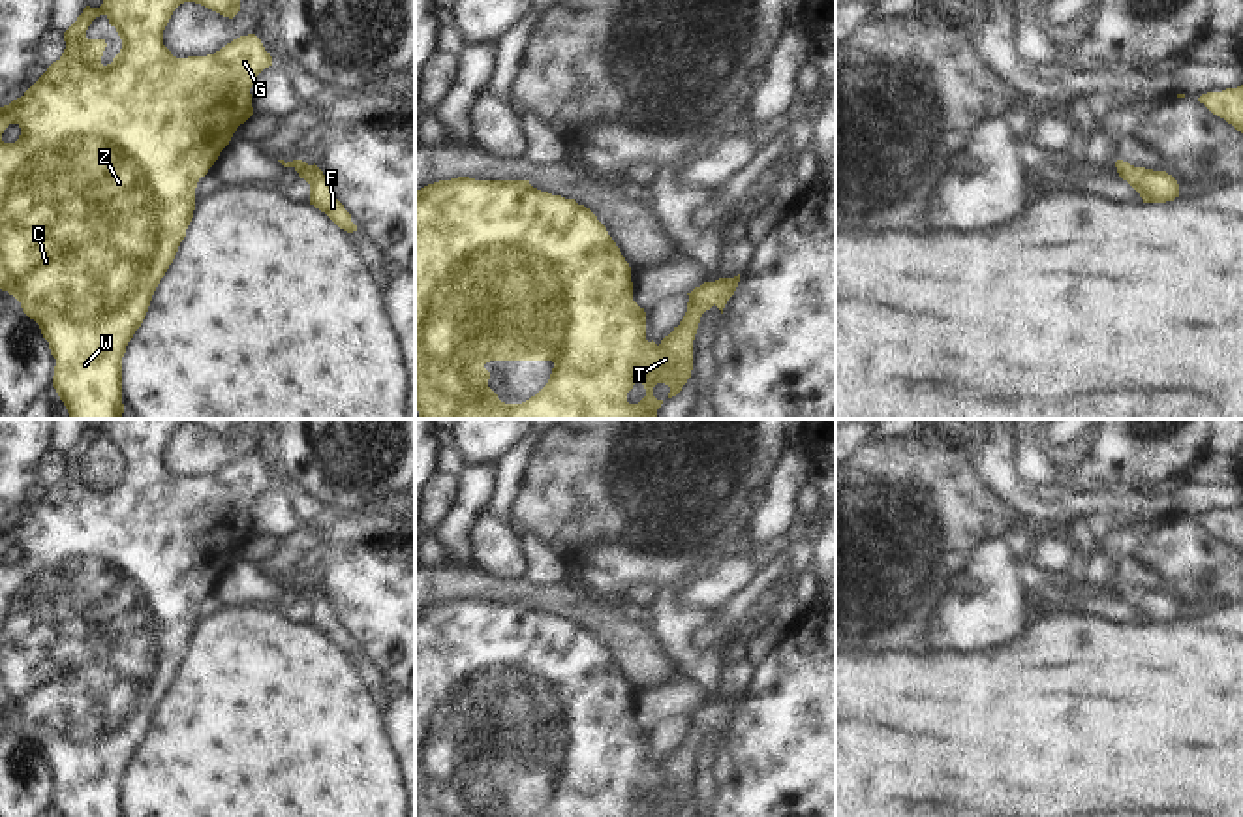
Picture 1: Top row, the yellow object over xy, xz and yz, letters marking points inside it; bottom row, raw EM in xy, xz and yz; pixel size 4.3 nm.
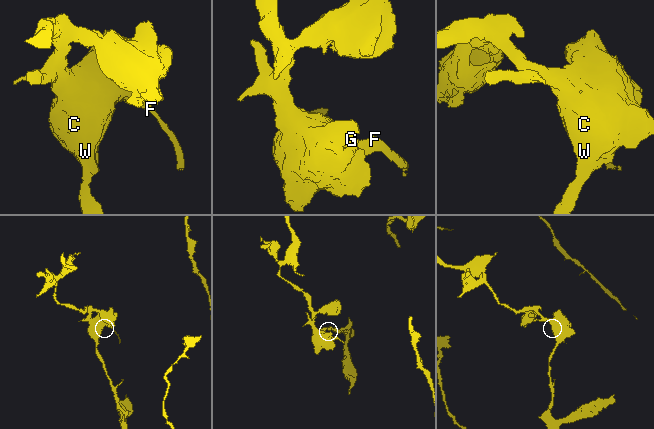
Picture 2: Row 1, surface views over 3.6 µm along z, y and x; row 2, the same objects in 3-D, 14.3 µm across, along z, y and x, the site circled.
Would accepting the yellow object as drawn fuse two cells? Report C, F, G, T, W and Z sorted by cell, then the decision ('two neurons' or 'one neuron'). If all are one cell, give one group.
C F G T W Z | one neuron

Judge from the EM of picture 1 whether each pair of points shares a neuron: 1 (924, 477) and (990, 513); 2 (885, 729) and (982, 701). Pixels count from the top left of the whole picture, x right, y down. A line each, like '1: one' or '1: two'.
1: one
2: one

